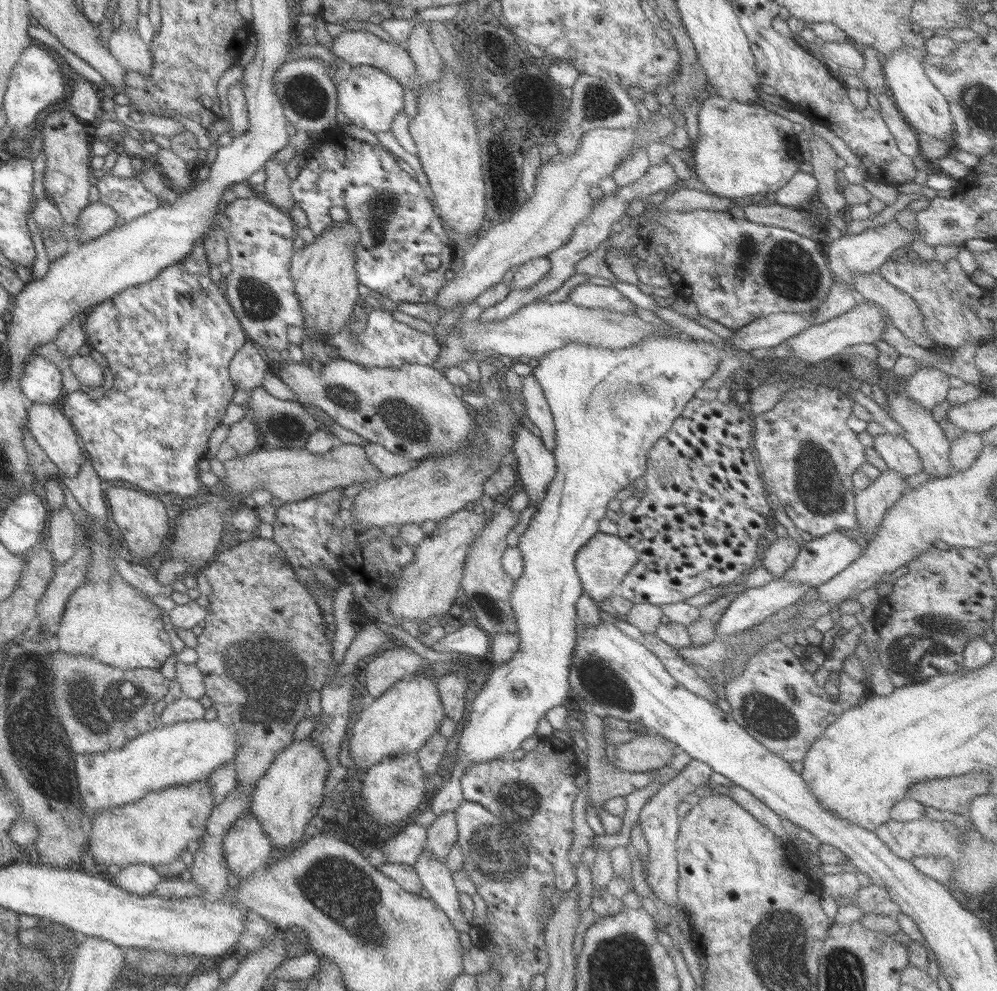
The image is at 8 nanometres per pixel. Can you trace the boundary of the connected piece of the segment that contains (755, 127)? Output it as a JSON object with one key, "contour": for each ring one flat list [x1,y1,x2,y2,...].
{"contour":[[712,94,703,100,697,120,697,142,694,142,692,147,690,172,713,196,732,199,747,198,755,194,764,195,767,192,774,193,799,170,801,160,796,144,797,127,788,119,767,111,759,104,726,101]]}

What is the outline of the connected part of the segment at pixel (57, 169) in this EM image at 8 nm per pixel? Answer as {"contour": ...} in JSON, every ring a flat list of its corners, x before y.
{"contour":[[66,108,59,112,52,112,45,117,43,126,43,147,39,153,46,158,42,183,45,195,61,213,64,224,71,226,78,222,78,216,88,204,89,178,91,168,89,161,90,133,89,126,75,118]]}

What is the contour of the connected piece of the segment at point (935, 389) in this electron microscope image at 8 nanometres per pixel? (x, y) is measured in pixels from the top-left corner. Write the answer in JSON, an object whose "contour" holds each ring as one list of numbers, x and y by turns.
{"contour":[[920,367,904,382,902,388,911,402,930,412,946,400,946,392,950,389,948,376,933,367]]}

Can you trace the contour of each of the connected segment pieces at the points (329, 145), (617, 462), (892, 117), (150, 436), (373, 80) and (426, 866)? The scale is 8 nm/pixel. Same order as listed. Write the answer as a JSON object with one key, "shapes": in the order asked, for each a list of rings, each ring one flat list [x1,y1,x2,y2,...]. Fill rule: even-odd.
{"shapes":[[[313,141,309,146,309,154,315,160,307,162,315,162,315,174,319,176,297,176,290,181,290,193,294,206,305,212,313,236,319,236,326,228,334,226,328,215,329,208,340,206,348,214,346,221,358,232,354,242,357,283,370,291,378,292,379,295,385,295,395,305,433,301,439,289,445,285,444,271,449,269,455,248,434,206,429,203,426,190,421,189,415,178,397,166,392,153,386,151,380,143,370,145,365,141],[424,254,433,254,439,258,440,264,436,270,425,267]],[[649,336,633,346,627,348,619,348,619,350,607,350,607,348,599,348,599,346,587,346,587,344,577,344,576,342,567,342,565,346,551,350,551,353,545,354,535,368,530,372,535,377,535,380,540,384,544,399,551,414,554,426,554,449,552,450,554,456,554,475,551,482,546,486,544,497,540,500,537,506,537,511,533,513,529,519,527,527,517,538,517,545,519,555,523,559,523,567,521,574,513,581,513,588,509,593,509,604,513,613,513,618,516,624,516,634,519,642,517,650,507,659,503,664,494,665,491,674,486,676,485,686,475,695,472,702,471,711,467,722,463,725,463,729,459,734,459,743,456,748,456,759,453,764,454,767,462,767,467,770,471,764,479,764,479,762,487,762,487,760,497,760,509,757,510,753,520,748,521,742,525,738,531,737,535,734,535,727,539,718,543,717,545,712,553,706,564,704,570,700,570,686,568,681,568,670,570,667,572,652,576,645,576,612,575,601,581,596,582,588,580,587,580,580,577,576,573,560,578,550,591,538,598,530,598,522,604,517,605,506,607,502,614,498,616,492,623,488,631,486,634,479,641,478,643,471,646,469,647,453,654,442,663,436,671,427,675,418,679,417,682,409,687,405,687,402,693,398,693,394,701,388,701,385,707,378,715,374,717,364,719,364,719,354,722,350,716,348,713,344,697,340,683,340,683,338,657,338,657,336]],[[887,94,876,95,879,104,879,114,886,124,891,136,894,138,896,147,901,154,910,159,918,154,918,136,914,130,905,122,899,114,897,107,893,104,892,98]],[[202,243,194,244,192,251,174,266,169,266,167,269,159,271,153,278,153,281,137,287,127,288,117,294,114,299,104,300,99,305,88,309,82,323,82,329,85,340,89,342,90,349,95,350,105,358,113,375,113,388,101,392,98,397,87,394,80,395,79,391,67,393,67,396,63,398,61,410,63,410,63,416,67,418,73,430,79,436,83,454,93,467,96,475,101,480,111,480,112,482,122,480,125,484,137,486,137,488,141,488,143,493,152,494,153,496,169,494,169,492,173,495,179,494,179,496,201,496,203,490,197,485,197,480,195,479,199,471,196,464,204,458,209,435,213,429,221,424,227,404,236,390,236,386,229,378,227,367,233,355,246,342,243,330,241,330,237,318,235,318,228,302,224,298,222,286,213,284,209,279,208,262,204,255]],[[367,65,349,67,349,75,336,80,336,112,339,120,350,120,371,134,390,129,394,116,403,108,403,88,394,78,383,71]],[[423,848,411,867,416,872,421,887,429,894,429,901,447,915,453,928,459,932,468,931,472,923,459,910,459,894,450,877,452,872,444,863,430,858,426,848]]]}

